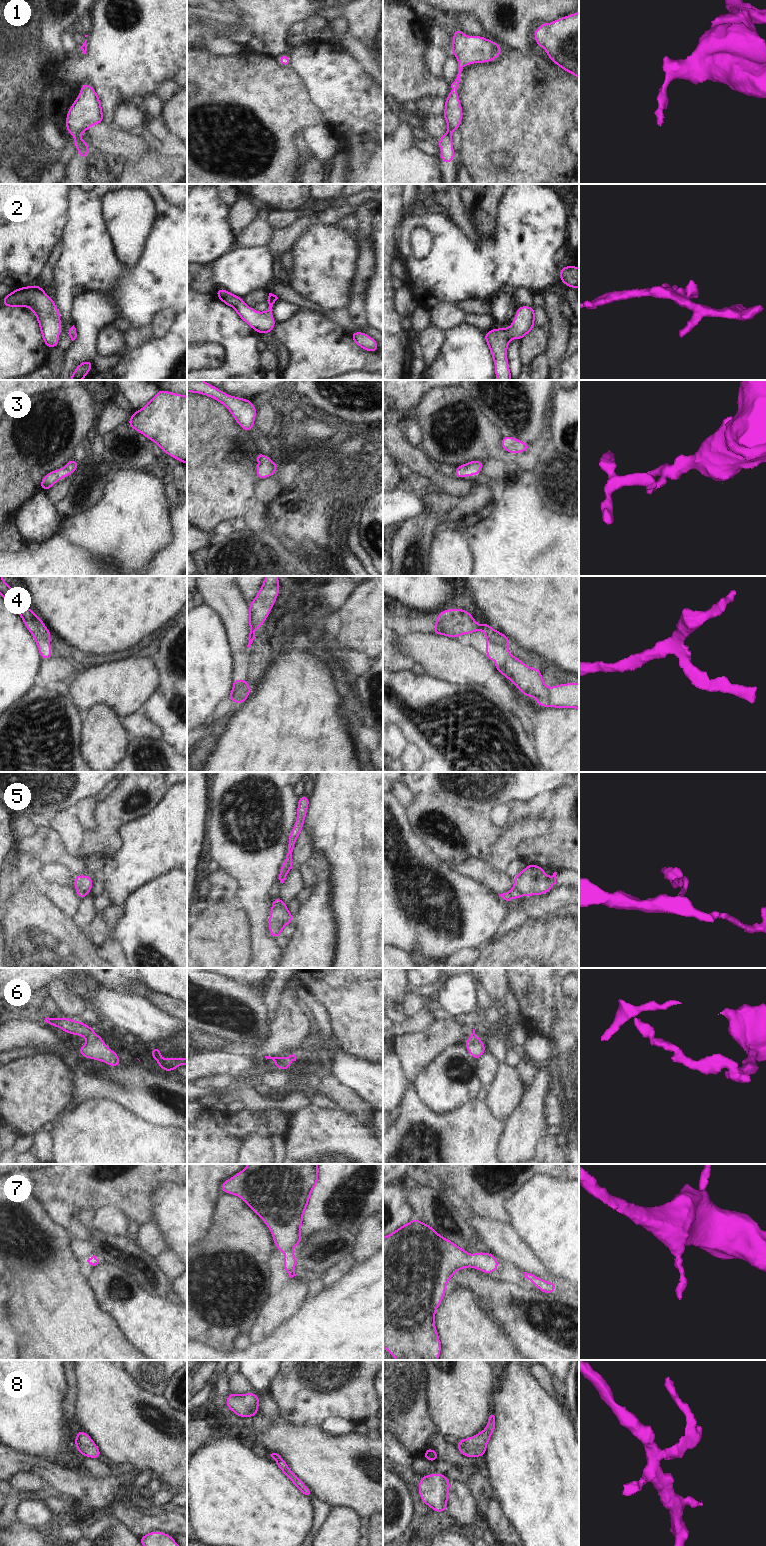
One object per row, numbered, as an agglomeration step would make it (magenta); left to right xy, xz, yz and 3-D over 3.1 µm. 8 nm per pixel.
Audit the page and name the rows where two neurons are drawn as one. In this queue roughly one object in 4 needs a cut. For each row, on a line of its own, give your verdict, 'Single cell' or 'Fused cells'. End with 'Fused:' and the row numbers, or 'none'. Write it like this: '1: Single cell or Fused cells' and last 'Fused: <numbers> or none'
1: Single cell
2: Single cell
3: Single cell
4: Single cell
5: Fused cells
6: Single cell
7: Single cell
8: Single cell
Fused: 5

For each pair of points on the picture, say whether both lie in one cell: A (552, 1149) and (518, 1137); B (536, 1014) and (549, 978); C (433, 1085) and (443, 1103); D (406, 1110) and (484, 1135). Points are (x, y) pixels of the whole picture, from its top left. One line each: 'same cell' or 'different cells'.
A: different cells
B: same cell
C: same cell
D: same cell

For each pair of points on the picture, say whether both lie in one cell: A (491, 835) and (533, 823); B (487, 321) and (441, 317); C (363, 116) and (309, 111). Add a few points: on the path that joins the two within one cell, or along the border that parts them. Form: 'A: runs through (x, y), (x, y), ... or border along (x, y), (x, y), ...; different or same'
A: border along (502, 828), (502, 834), (493, 846), (494, 854); different
B: runs through (476, 320), (452, 317); same
C: border along (310, 92), (312, 100), (320, 108), (325, 119); different

